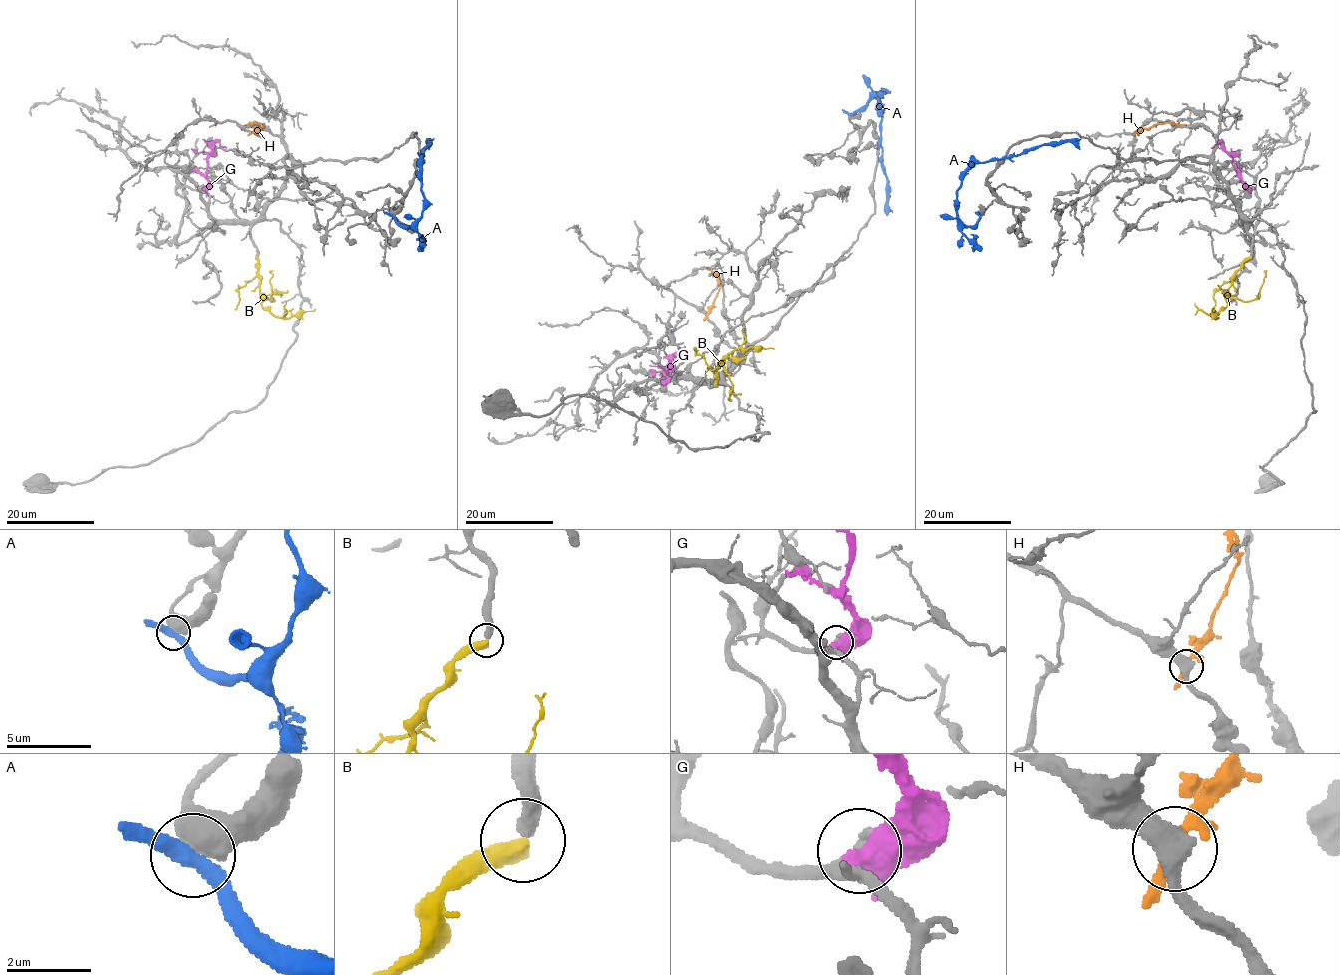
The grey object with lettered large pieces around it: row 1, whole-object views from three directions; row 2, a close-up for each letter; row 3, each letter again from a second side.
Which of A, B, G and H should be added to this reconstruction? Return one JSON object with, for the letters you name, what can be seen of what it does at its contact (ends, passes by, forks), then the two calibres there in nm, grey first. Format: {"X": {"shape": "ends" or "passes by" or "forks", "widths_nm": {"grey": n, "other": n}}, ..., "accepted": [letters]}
{"B": {"shape": "ends", "widths_nm": {"grey": 400, "other": 480}}, "accepted": ["B"]}

